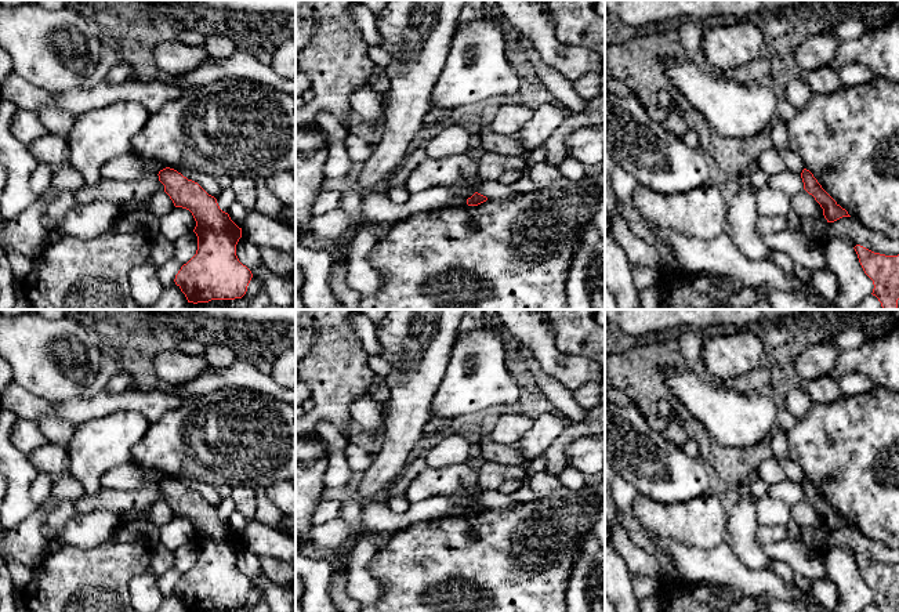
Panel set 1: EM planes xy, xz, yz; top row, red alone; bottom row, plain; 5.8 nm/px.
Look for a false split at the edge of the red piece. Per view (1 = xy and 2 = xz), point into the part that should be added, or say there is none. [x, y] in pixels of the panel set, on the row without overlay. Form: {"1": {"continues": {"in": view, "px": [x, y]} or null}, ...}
{"1": {"continues": null}, "2": {"continues": null}}

